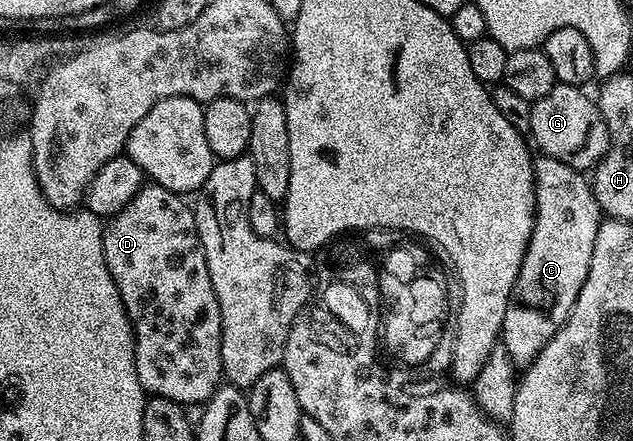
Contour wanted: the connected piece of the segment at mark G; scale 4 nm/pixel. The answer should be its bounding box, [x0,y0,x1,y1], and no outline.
[529,82,611,172]

